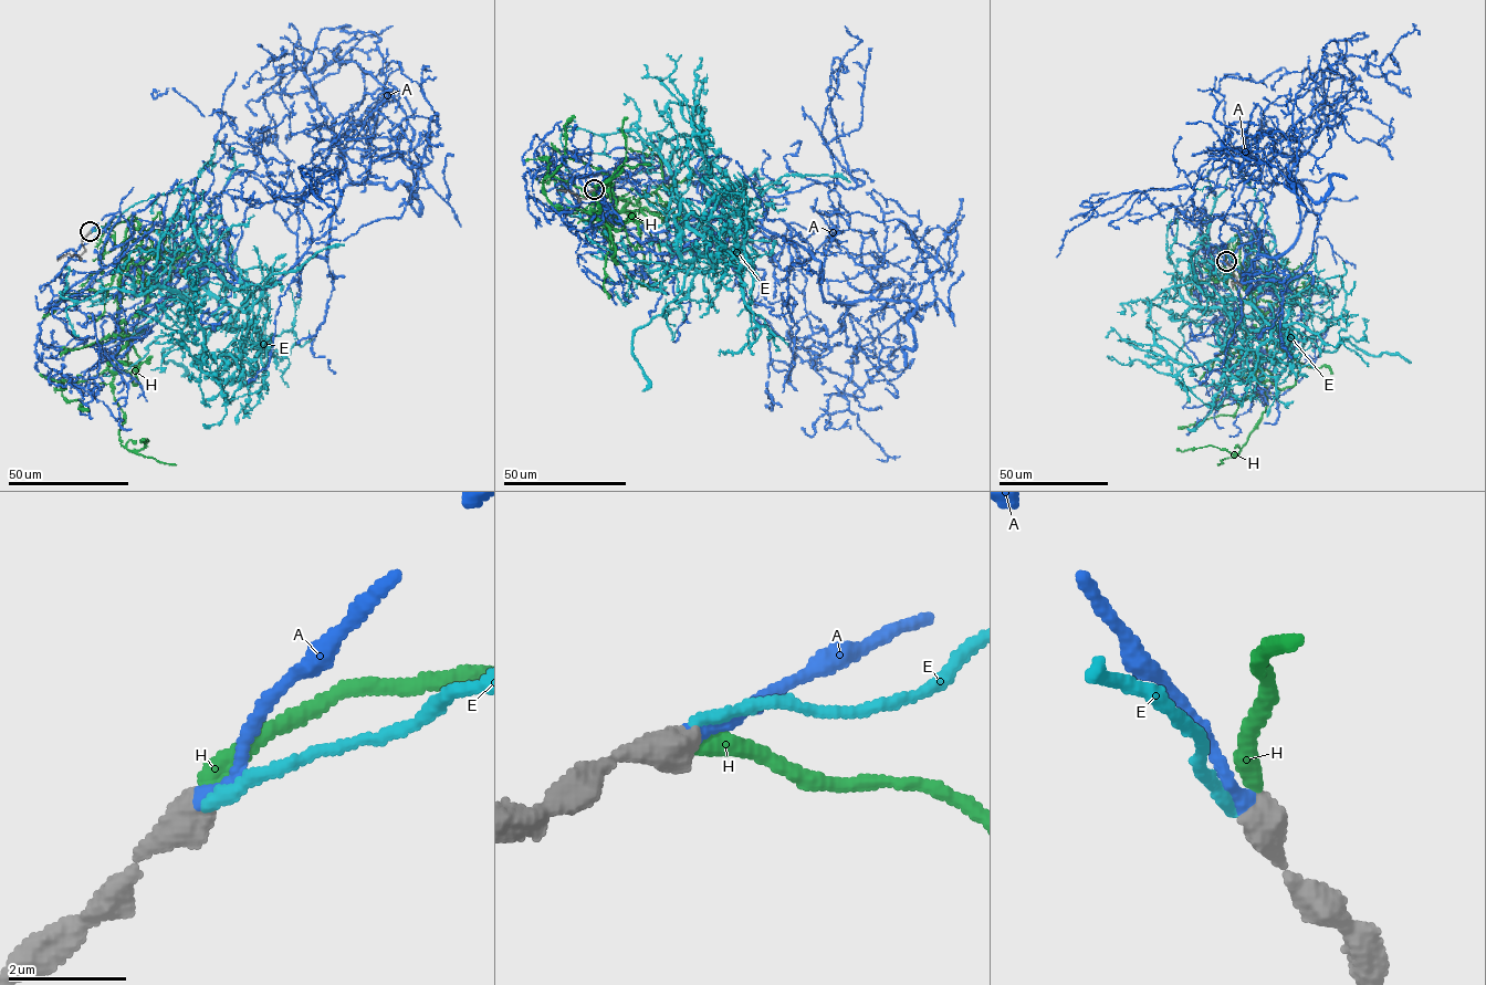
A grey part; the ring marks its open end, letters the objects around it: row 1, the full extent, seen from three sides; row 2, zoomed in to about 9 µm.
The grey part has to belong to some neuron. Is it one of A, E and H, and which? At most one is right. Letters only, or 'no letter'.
A

